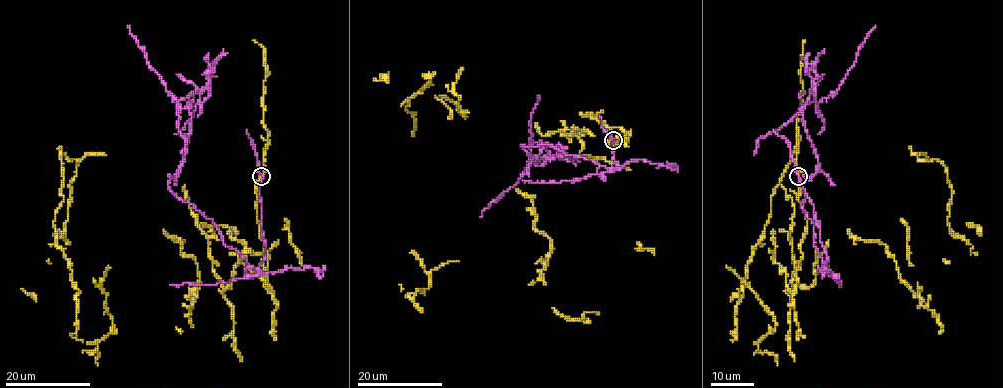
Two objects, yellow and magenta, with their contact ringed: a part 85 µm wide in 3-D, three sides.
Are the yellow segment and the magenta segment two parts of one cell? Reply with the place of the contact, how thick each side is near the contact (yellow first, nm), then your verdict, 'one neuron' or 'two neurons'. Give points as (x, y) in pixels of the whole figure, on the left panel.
place (261, 176); calibres 280 and 160 nm; two neurons

